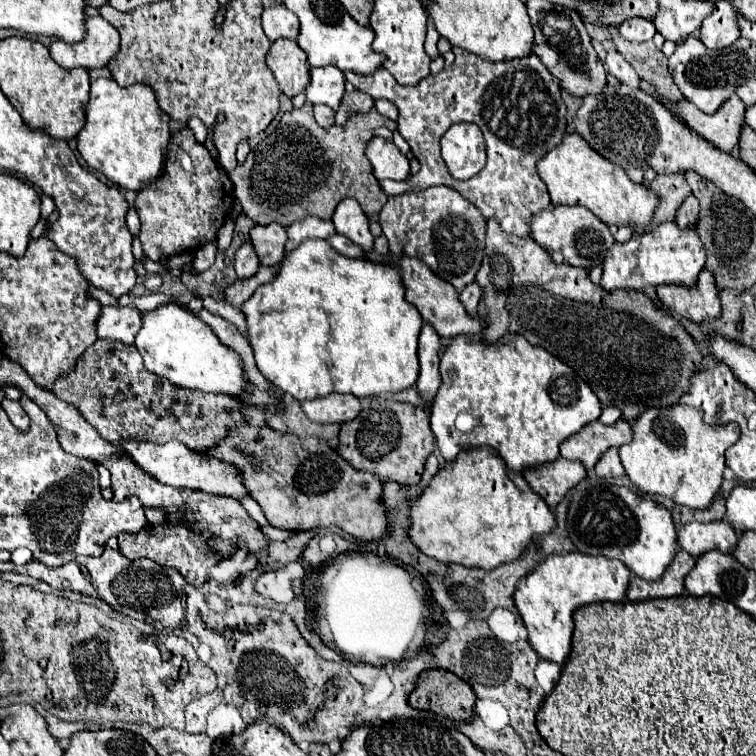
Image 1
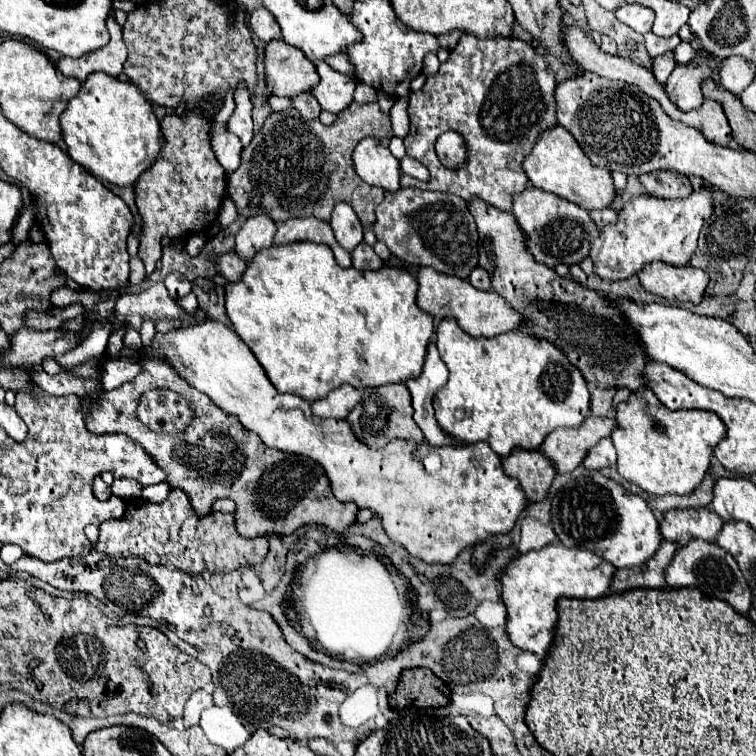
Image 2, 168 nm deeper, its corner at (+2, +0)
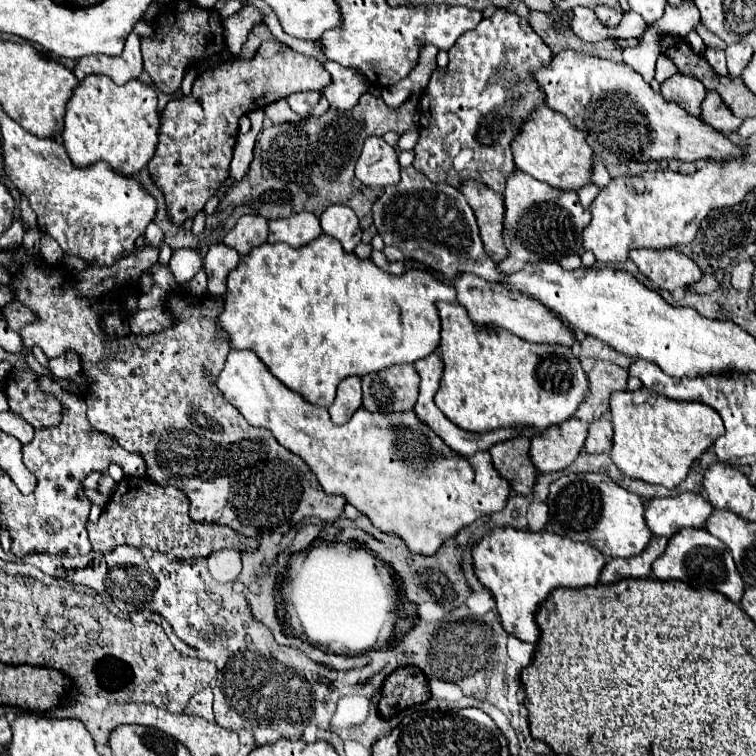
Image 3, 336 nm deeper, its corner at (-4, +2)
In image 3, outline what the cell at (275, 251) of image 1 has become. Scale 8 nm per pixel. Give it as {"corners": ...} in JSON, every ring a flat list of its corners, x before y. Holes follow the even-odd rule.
{"corners":[[242,215,232,231,226,233,224,243,246,255,250,249,262,245,268,237,268,221,262,215]]}

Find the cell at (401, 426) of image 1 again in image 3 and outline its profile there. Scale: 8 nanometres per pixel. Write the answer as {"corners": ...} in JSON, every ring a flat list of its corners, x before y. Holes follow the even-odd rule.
{"corners":[[400,365,400,367,386,367,374,375,362,377,362,407,370,411,386,411,386,407,394,407,396,411,412,409,418,397,418,383,420,375,414,365]]}

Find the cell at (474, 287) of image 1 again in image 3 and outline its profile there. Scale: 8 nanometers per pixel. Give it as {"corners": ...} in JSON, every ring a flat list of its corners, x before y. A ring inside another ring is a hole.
{"corners":[[514,169,512,175,508,175,506,189,504,189,504,245,508,247,508,257,500,263,500,271,514,273,520,271,524,263,528,261,560,261,564,255,580,253,582,249,582,229,590,221,590,211,584,209,578,201,576,191,560,191,556,187,550,187,548,183,540,183,532,179,530,175,524,175,524,171]]}

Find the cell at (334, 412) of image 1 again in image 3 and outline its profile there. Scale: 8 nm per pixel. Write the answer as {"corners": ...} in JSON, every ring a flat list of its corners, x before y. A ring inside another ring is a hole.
{"corners":[[346,377,336,391,336,401,328,407,330,417,336,425,344,425,354,411,362,405,362,387,360,387,360,377]]}

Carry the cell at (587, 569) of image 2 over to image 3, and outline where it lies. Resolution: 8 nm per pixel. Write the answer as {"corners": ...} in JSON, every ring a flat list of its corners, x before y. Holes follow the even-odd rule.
{"corners":[[492,529,472,545,474,575,492,593,502,627,520,641,536,645,540,629,534,621,538,603,556,587,588,587,596,585,606,557,588,543,578,543,550,531]]}

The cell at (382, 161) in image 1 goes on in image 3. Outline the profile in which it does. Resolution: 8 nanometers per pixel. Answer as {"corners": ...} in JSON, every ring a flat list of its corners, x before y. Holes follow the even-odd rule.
{"corners":[[368,137,360,159,356,161,356,177,372,189,382,189,400,181,400,165,396,149,382,137]]}

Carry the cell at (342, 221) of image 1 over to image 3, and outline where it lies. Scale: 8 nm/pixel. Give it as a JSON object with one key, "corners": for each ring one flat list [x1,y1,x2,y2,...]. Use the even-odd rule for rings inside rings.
{"corners":[[344,205,328,207,328,211,320,215,320,227,326,235,336,237,342,243,344,251,350,251,350,253,354,251,354,247,360,243,360,237,362,237,362,229,358,225,354,211]]}

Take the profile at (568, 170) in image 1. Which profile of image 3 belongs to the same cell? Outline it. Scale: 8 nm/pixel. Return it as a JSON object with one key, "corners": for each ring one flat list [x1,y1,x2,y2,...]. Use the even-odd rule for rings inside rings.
{"corners":[[546,105,536,107,536,111,520,125,518,137,512,141,512,155,516,167,520,171,532,175,538,181,544,181,552,187,560,187,562,191,576,191,582,185,590,183,592,169,592,149,588,147,584,133,576,131,568,119,564,119,558,111,552,111]]}

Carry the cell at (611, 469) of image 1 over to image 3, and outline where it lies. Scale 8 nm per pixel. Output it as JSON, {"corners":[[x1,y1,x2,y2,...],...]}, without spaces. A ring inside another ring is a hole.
{"corners":[[596,419,588,427,588,439,584,443,584,449,588,453,604,453,610,447,612,447,612,421]]}

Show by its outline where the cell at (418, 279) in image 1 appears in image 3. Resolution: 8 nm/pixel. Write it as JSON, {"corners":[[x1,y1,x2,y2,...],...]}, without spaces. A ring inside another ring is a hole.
{"corners":[[468,273,456,277,454,287,458,291,458,303,468,309,468,315,474,323,492,323,514,333,524,341,534,343,558,343,566,347,572,347,576,343,574,331,570,331,568,325,564,325,552,311,548,311,540,301,532,297,526,297,518,291,510,291,498,283,490,283]]}

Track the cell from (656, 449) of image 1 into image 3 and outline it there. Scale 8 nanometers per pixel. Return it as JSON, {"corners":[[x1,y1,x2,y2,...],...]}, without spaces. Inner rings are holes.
{"corners":[[644,387,638,391,614,391,610,397,610,413,614,427,610,459,614,461,614,465,628,477,642,479,646,483,662,485,668,489,674,489,680,481,684,481,694,459,698,459,714,443,714,439,724,433,722,419,712,407,698,401,672,401]]}

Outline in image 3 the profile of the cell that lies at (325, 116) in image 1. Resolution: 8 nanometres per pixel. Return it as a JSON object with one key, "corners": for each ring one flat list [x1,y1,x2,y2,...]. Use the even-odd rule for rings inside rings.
{"corners":[[316,91,296,93,296,95,288,95,288,97,286,97,290,109,292,109,294,113,298,113,298,115,304,115,304,117,306,117,306,115,310,113,310,109,318,103,318,99,320,99,320,93,316,93]]}

